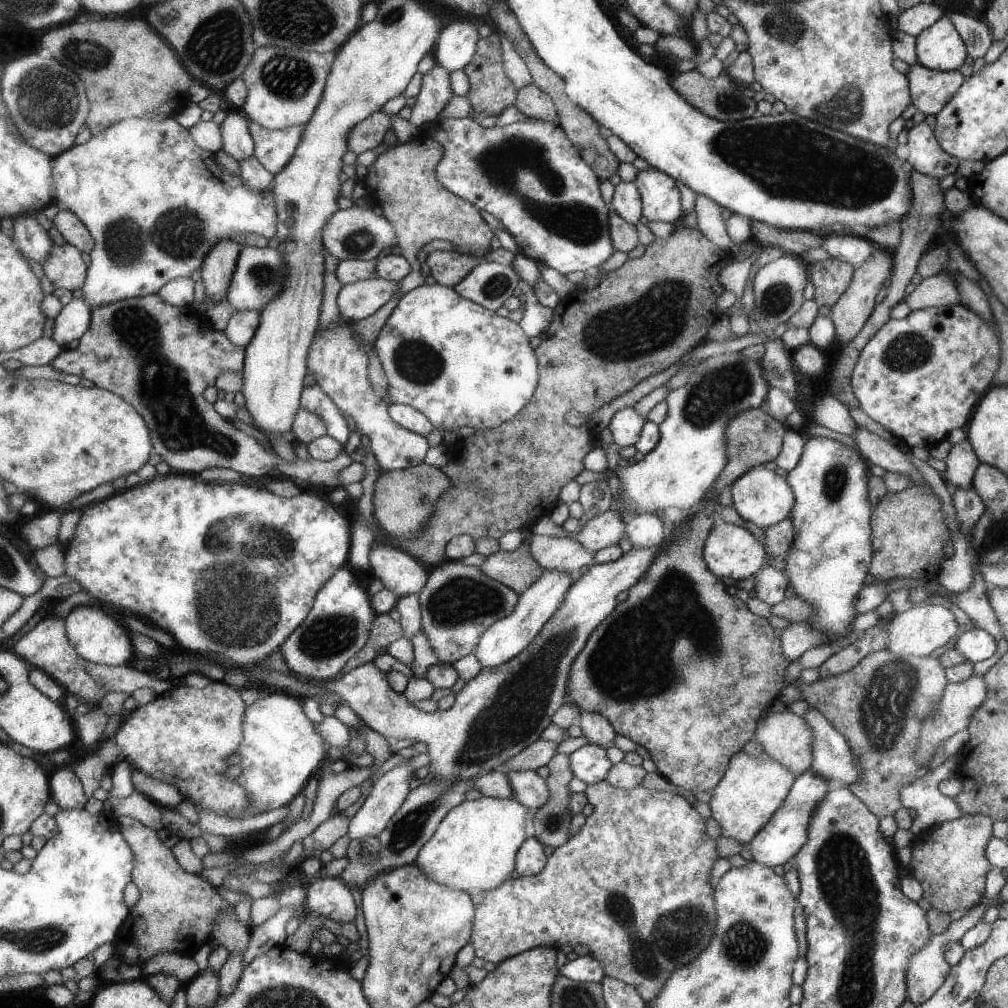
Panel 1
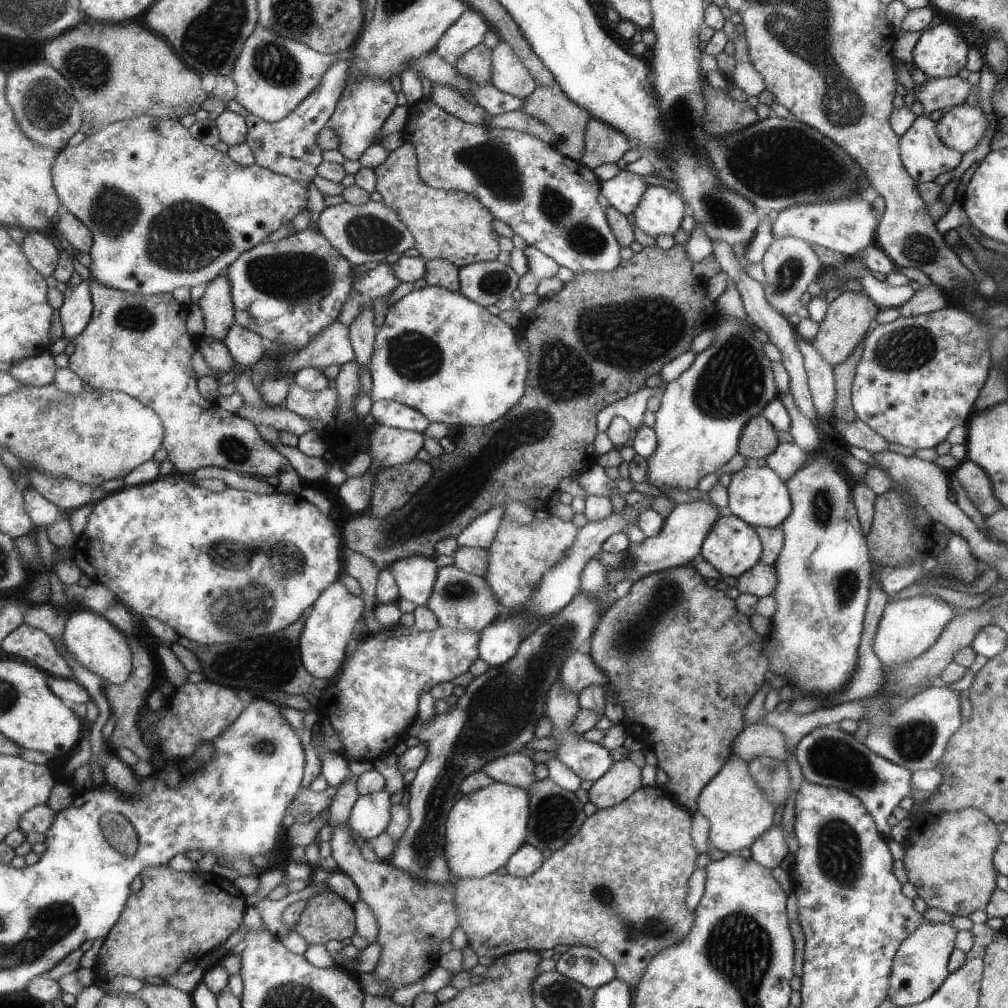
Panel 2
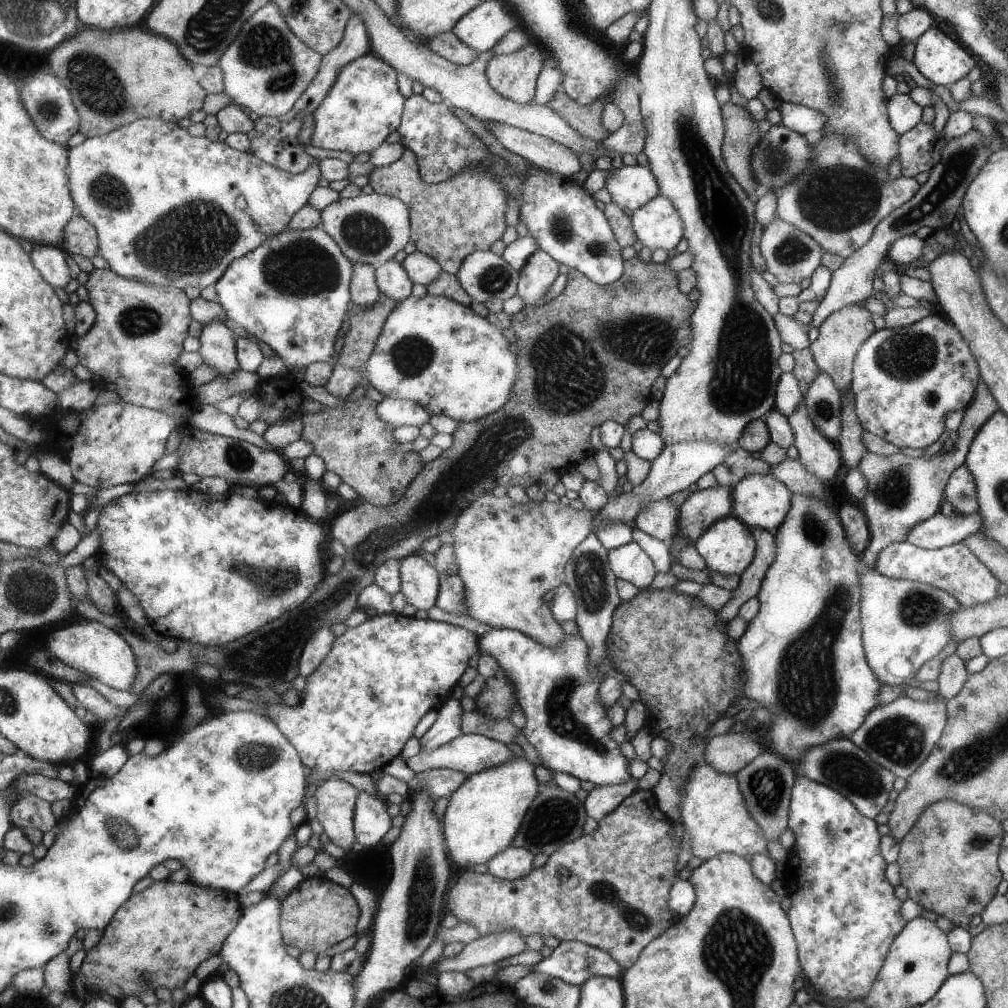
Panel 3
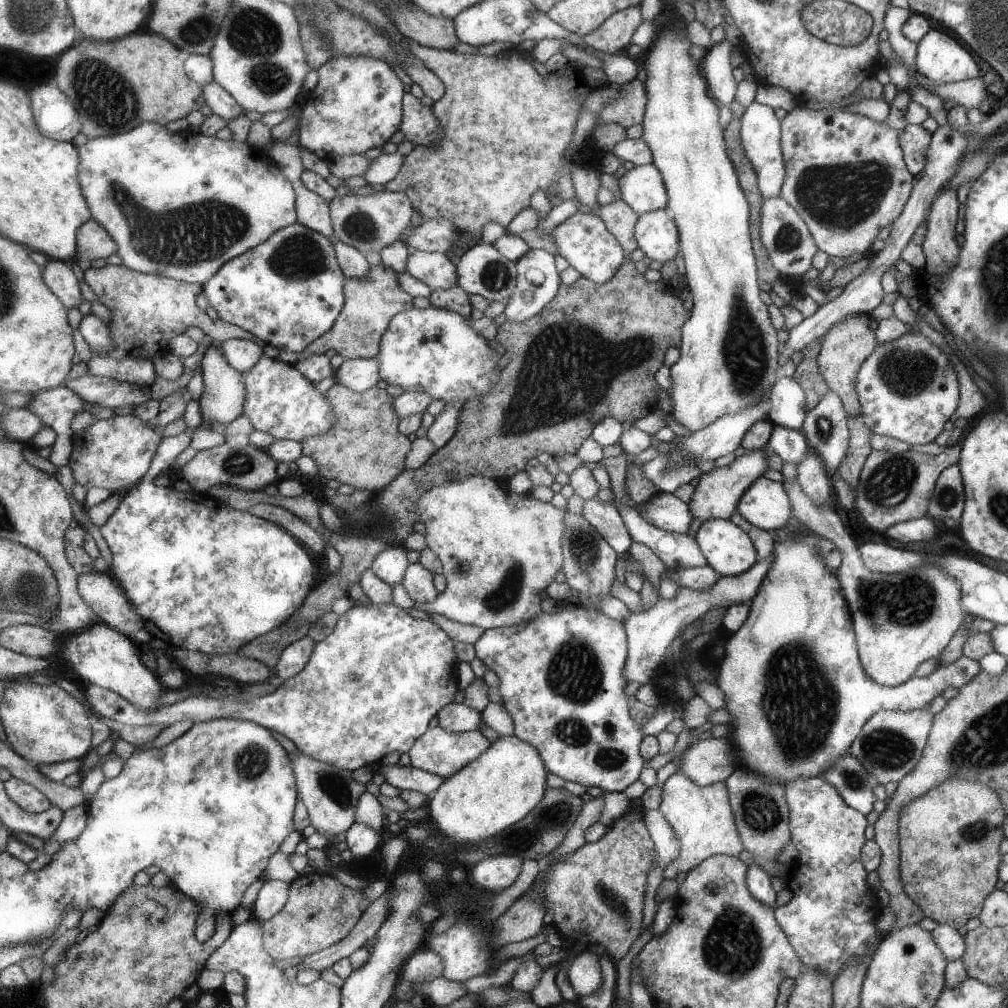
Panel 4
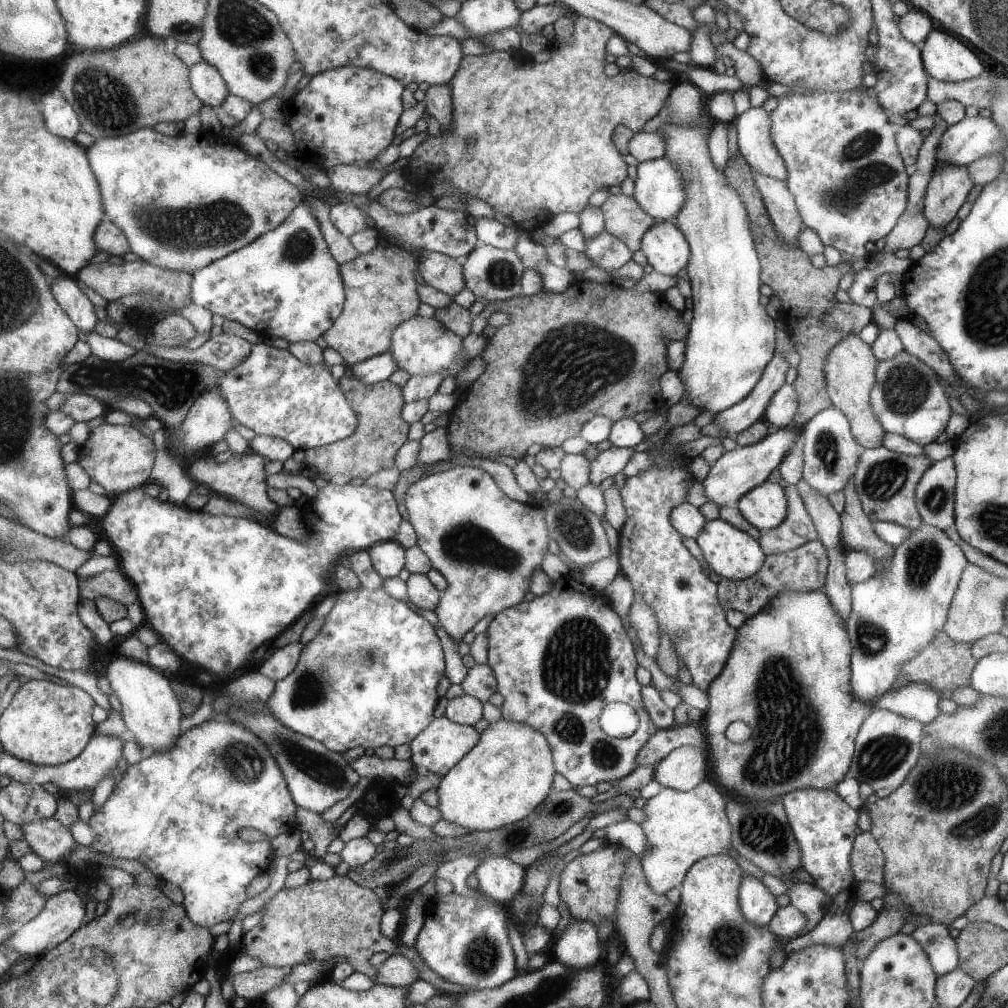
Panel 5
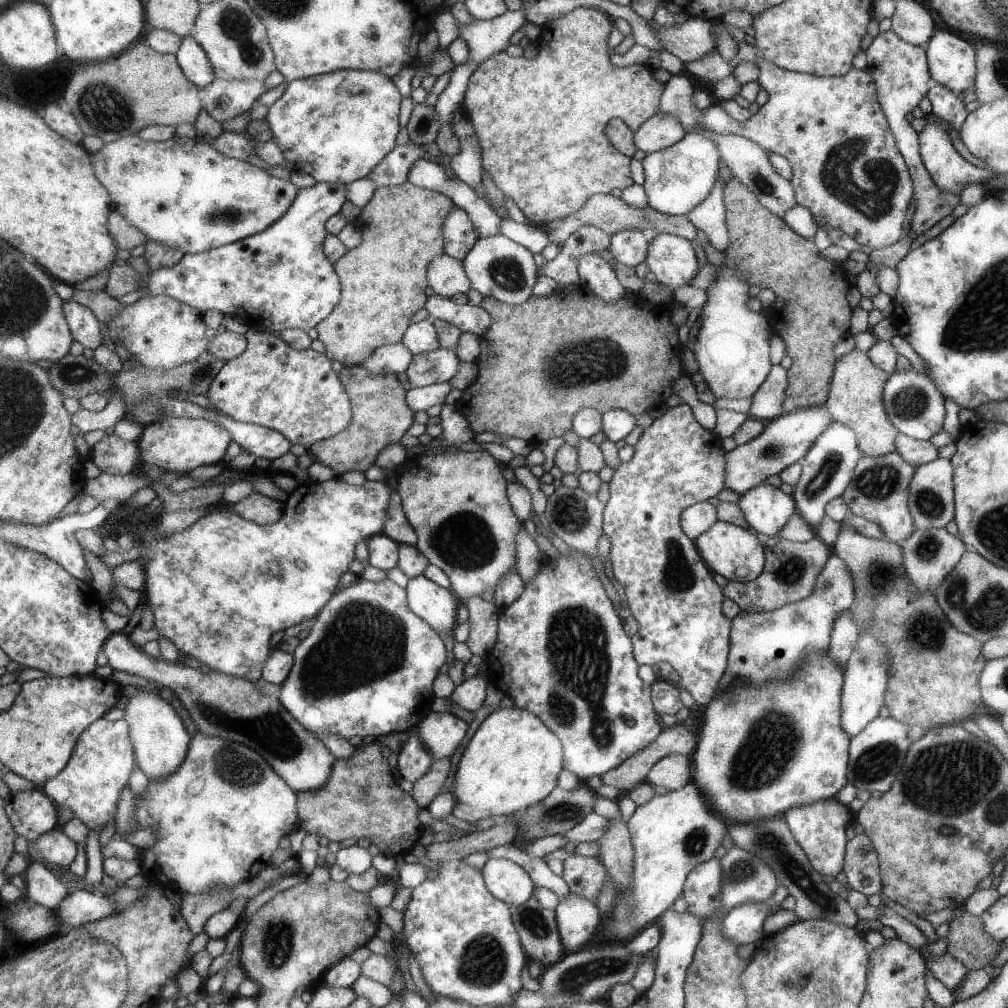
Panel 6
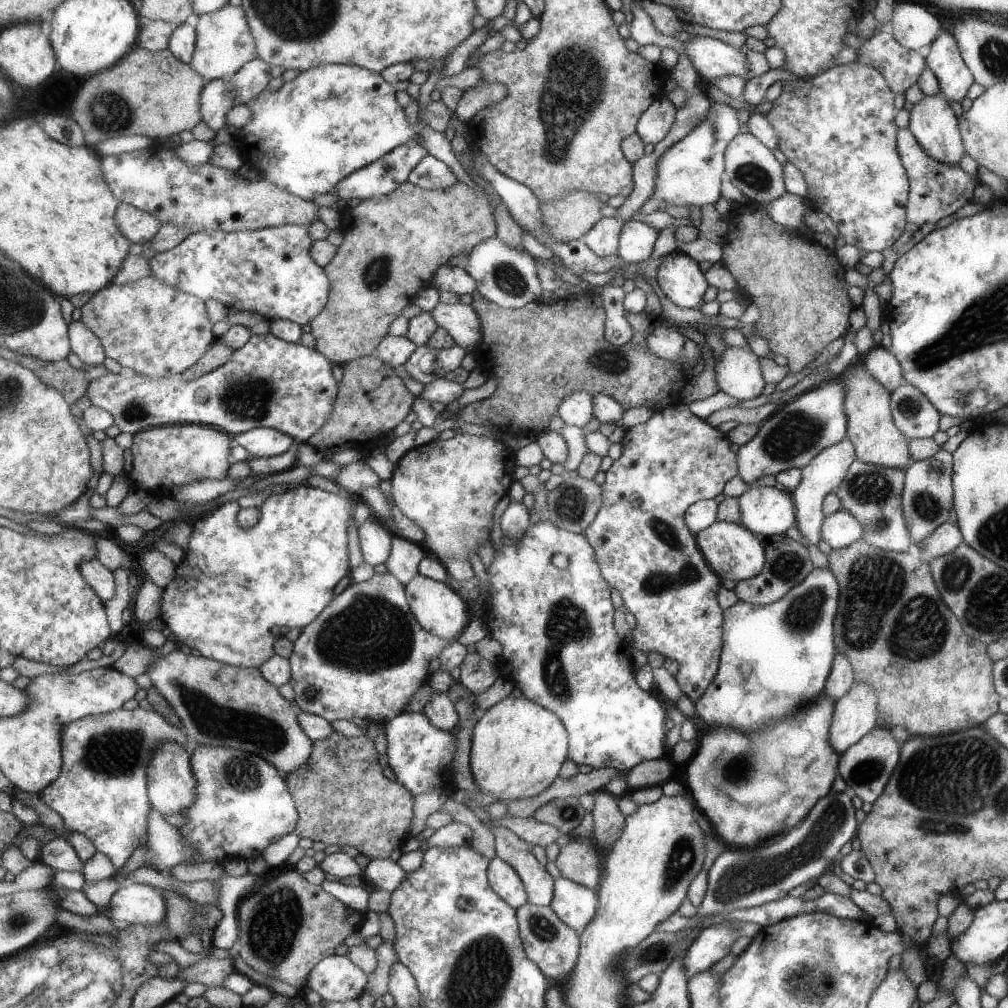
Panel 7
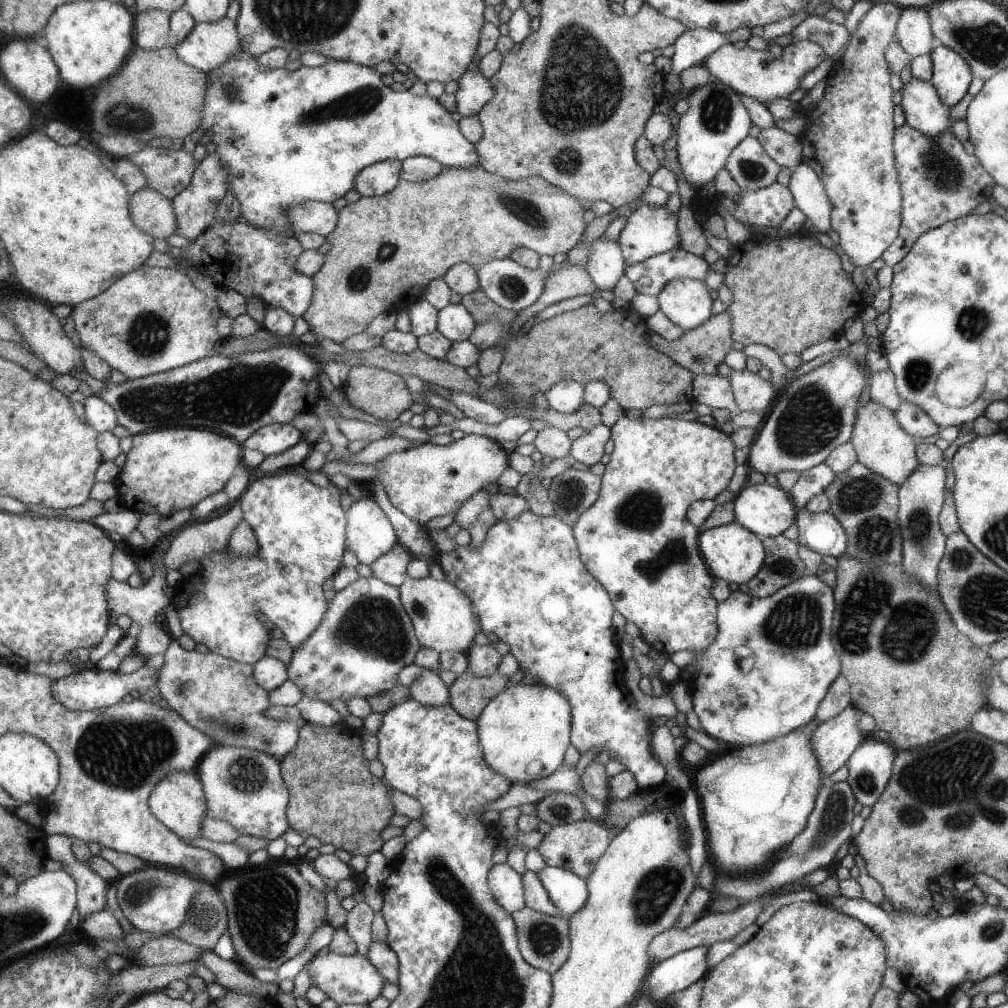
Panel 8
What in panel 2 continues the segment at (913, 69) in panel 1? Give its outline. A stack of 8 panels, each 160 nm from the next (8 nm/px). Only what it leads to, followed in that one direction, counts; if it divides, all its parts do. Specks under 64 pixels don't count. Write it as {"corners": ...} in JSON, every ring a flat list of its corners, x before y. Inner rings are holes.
{"corners":[[970,72,965,80,960,76,927,78,926,82,911,88,914,100,921,104,926,116,933,110,945,110,962,103,969,94,970,85,979,81,978,72]]}

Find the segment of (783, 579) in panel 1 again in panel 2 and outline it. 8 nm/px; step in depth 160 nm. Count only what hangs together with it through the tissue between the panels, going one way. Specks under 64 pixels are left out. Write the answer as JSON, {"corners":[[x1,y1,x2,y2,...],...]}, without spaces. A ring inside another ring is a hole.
{"corners":[[759,562,736,579,735,588,740,593,747,593,757,598,771,595,777,584,775,567]]}

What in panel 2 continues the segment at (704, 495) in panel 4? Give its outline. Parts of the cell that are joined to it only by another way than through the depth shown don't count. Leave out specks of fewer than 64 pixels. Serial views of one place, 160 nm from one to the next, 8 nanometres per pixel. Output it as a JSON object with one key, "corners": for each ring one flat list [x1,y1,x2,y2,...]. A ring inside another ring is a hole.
{"corners":[[709,500,675,503,669,515,664,518,661,530,655,536,645,537,641,542,629,546,626,550,626,559,618,567,607,569,608,585,613,589,613,586,623,579,635,582,641,577,669,567,687,565,699,554,704,538,719,516,719,508]]}

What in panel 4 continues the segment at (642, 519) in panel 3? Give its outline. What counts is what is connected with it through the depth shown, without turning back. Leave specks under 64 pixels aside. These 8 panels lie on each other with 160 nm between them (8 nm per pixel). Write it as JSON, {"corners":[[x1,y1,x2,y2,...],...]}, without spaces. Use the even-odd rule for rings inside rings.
{"corners":[[657,492,648,501,632,506,645,522,668,533,687,533,693,519,688,504,672,493]]}

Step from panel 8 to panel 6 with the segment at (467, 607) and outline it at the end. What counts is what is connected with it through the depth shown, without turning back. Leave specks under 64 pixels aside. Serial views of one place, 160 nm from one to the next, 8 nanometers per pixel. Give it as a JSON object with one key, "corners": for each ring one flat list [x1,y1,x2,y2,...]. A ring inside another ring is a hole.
{"corners":[[424,574,408,581,409,606,413,612,424,618,438,633,447,632,453,636,458,626,457,610,460,602,453,590,447,590]]}

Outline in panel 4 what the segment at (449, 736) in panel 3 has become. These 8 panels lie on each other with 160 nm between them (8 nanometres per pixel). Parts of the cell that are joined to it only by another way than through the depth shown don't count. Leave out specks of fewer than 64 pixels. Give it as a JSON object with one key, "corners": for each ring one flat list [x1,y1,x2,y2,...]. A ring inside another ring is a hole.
{"corners":[[462,702,449,703,437,713,438,724,445,730,462,733,480,728,482,714]]}

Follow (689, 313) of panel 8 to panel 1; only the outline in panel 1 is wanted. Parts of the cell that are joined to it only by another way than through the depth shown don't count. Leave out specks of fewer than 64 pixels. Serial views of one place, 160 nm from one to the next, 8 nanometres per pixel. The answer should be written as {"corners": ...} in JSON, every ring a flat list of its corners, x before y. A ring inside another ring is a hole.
{"corners":[[647,167,637,171,633,182,640,191,642,216,645,216,648,222,675,224,683,216,679,204,679,190,675,186,674,178,653,167]]}

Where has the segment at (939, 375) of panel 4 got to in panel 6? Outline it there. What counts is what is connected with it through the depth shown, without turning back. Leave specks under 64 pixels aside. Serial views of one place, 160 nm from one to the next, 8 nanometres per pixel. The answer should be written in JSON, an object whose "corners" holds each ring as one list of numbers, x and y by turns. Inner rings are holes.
{"corners":[[913,369,890,372,882,392,882,402,892,425,912,439,928,441,943,426,943,396,925,373]]}

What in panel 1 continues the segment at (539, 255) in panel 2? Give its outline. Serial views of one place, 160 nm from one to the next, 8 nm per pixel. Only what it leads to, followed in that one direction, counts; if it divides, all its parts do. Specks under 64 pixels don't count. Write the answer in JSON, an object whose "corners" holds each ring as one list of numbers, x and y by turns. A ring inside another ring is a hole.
{"corners":[[525,282,521,285,521,292,526,313,520,325,530,337,541,336,553,322,554,309,540,304,537,301,534,289]]}

